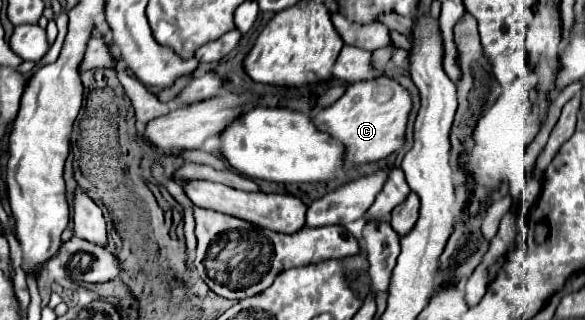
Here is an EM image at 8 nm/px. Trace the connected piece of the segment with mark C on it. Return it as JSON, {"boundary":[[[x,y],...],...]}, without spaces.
{"boundary":[[[379,76],[373,80],[349,84],[345,94],[335,104],[319,110],[317,114],[311,116],[311,120],[319,132],[329,134],[343,144],[345,148],[343,158],[347,164],[365,164],[383,160],[389,154],[401,150],[409,110],[411,110],[409,92],[399,82],[387,76]]]}

